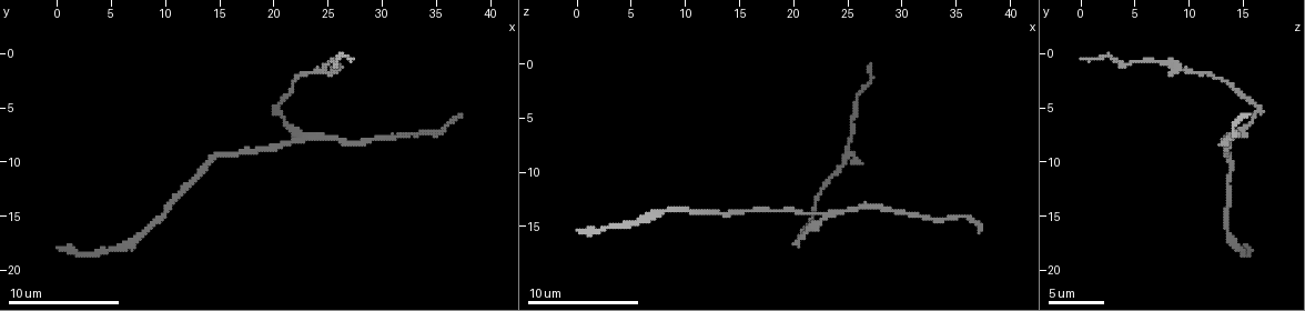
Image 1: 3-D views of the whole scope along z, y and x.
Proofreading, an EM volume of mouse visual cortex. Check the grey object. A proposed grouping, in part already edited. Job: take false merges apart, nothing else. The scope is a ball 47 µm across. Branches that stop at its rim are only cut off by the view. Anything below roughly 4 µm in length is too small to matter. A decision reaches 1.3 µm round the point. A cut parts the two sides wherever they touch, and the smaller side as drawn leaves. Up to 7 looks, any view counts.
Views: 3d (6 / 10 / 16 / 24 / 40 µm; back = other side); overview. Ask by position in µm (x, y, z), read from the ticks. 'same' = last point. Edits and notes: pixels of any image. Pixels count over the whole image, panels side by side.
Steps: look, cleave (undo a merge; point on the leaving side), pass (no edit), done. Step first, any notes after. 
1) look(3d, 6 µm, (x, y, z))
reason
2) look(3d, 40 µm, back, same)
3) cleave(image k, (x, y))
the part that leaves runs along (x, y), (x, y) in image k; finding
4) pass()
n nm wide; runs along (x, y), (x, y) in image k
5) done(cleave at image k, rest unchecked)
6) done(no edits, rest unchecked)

look(3d, 10 µm, (18.4, 9.0, 13.8))
narrows sharply

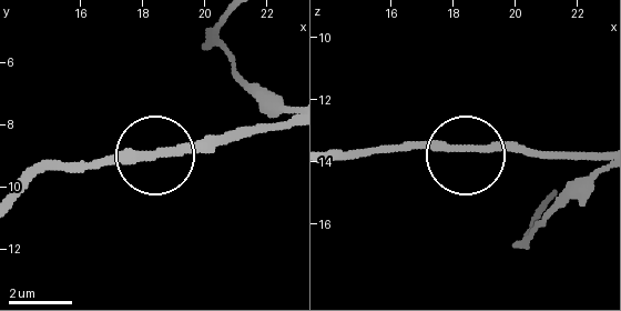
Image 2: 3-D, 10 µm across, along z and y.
look(3d, 10 µm, back, (18.4, 8.9, 13.6))

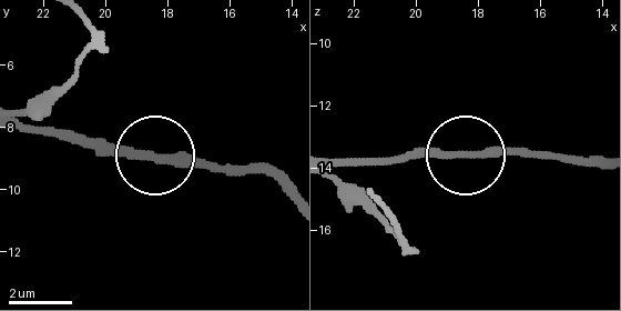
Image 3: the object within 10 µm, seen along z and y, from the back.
pass()
runs along (372, 162), (408, 154), (573, 154) in image 3; all the same cell

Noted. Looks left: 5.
look(3d, 6 µm, (22.6, 7.6, 14.2))

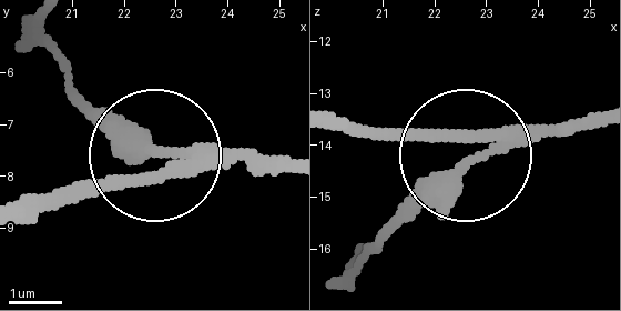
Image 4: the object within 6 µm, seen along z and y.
cleave(image 4, (141, 129))
two cells meet here

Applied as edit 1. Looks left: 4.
look(overview)
see it whole again

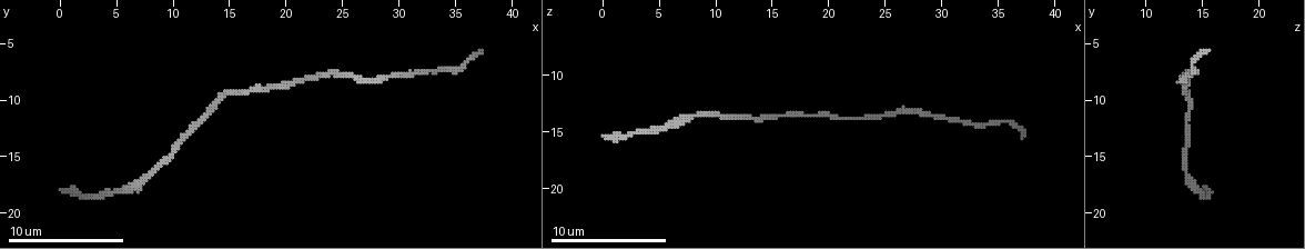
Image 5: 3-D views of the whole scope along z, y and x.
look(3d, 10 µm, (28.8, 8.2, 13.4))
calibre changes

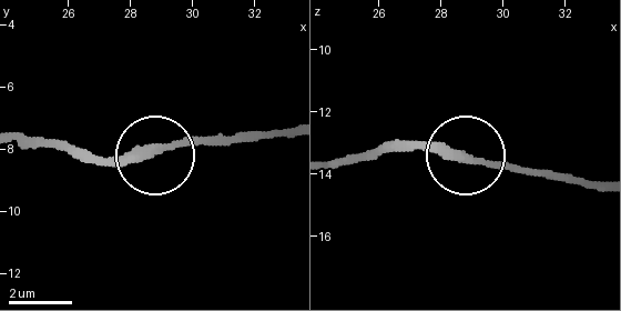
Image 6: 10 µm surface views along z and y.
look(3d, 6 µm, (28.8, 8.0, 13.5))

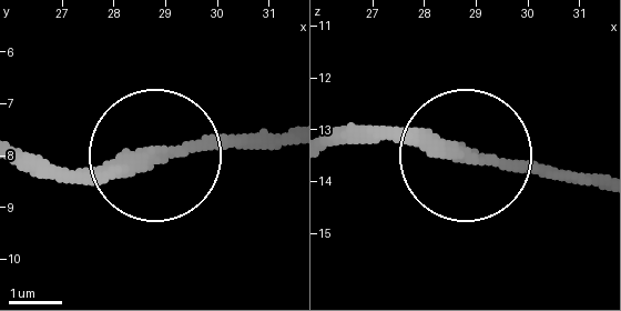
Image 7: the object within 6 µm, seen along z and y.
pass()
runs along (339, 141), (419, 132), (471, 159), (600, 172) in image 7; continuous, no second cell

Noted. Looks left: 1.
look(3d, 10 µm, (5.6, 18.0, 14.6))
calibre changes

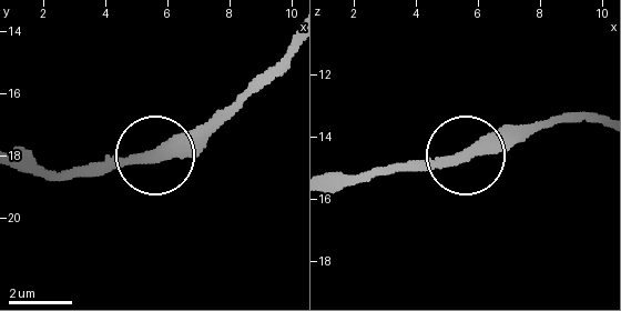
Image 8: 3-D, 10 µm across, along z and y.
pass()
all the same cell

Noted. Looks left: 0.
done(cleave at image 4, rest unchecked)

